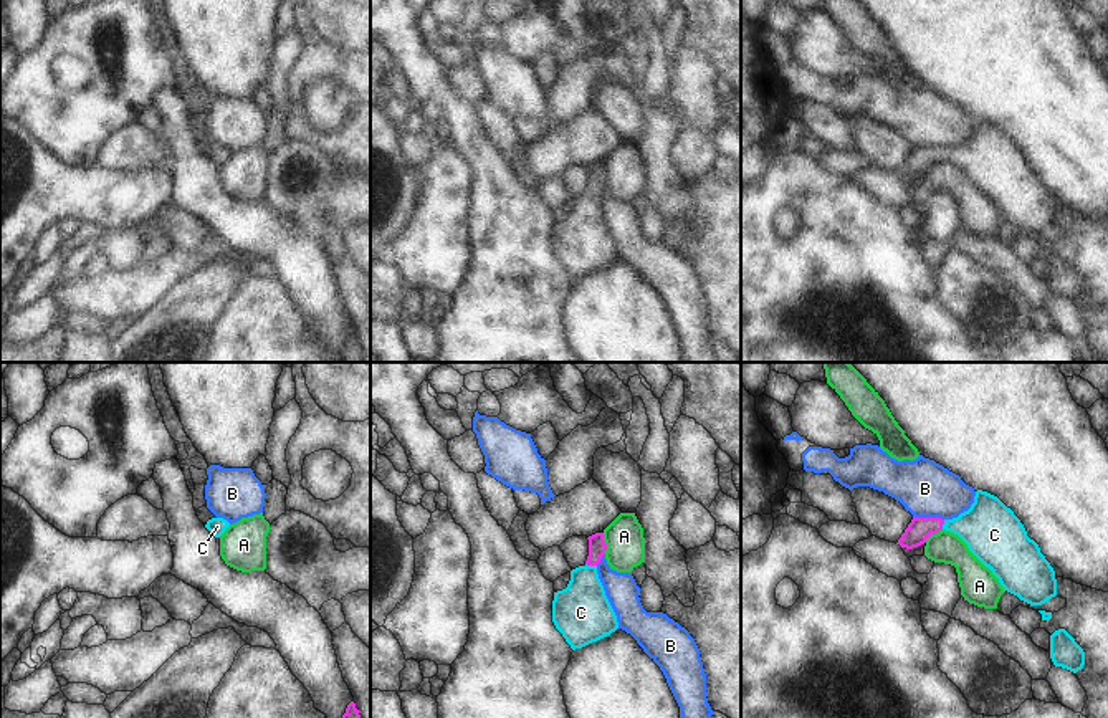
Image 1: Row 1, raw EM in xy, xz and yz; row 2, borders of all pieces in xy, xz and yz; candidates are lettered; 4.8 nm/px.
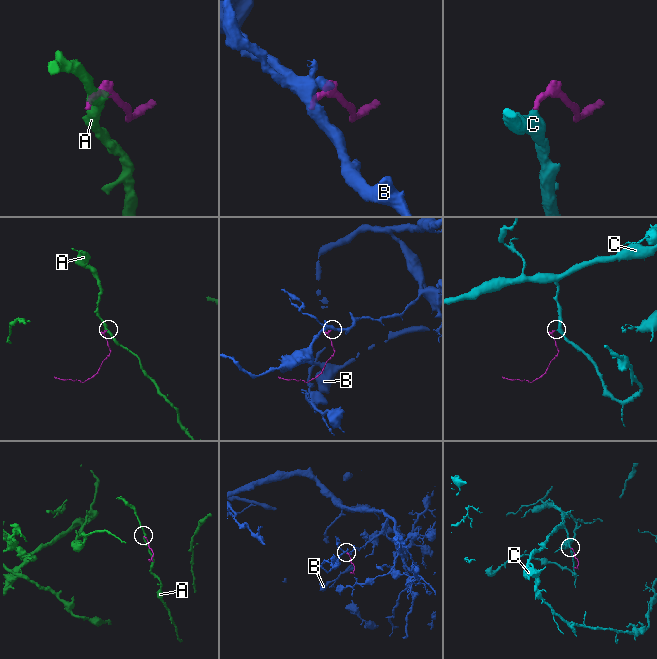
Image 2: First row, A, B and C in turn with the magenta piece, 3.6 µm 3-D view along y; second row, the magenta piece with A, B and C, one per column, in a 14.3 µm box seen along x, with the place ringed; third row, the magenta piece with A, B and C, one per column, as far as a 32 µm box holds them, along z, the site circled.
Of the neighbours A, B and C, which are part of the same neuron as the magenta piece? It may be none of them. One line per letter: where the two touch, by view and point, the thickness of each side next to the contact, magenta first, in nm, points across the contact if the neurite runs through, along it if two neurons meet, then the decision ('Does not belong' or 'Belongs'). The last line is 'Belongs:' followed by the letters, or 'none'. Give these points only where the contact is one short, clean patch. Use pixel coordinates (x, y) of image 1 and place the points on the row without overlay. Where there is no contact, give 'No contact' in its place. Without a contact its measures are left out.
A: Touches magenta at xz (604, 172). Thickness 90 nm (magenta) against 190 nm. Boundary: xz (602, 162), (606, 182). Does not belong
B: Touches magenta at yz (928, 148). Thickness 120 nm (magenta) against 280 nm. Does not belong
C: Touches magenta at xz (591, 194). Thickness 90 nm (magenta) against 280 nm. Path across: xz (597, 176), (591, 194), (584, 207), (581, 242). Belongs
Belongs: C.

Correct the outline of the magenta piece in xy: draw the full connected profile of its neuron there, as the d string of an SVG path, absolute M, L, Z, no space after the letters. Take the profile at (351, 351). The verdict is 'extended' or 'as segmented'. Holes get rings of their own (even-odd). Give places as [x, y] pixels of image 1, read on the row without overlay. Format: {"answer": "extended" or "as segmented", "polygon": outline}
{"answer": "as segmented", "polygon": "M354 331L347 334L339 351L339 357L342 362L364 362L364 354Z"}

